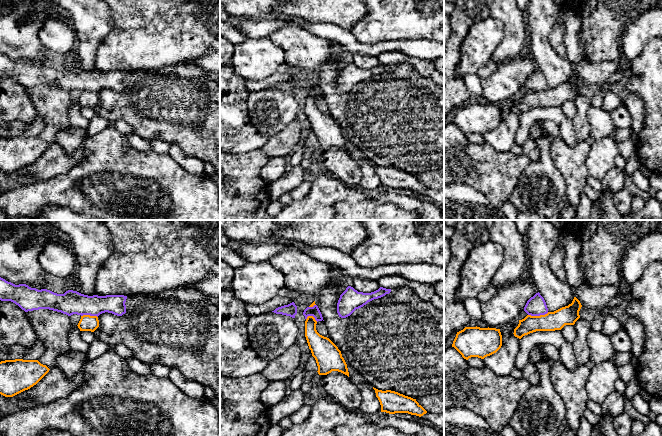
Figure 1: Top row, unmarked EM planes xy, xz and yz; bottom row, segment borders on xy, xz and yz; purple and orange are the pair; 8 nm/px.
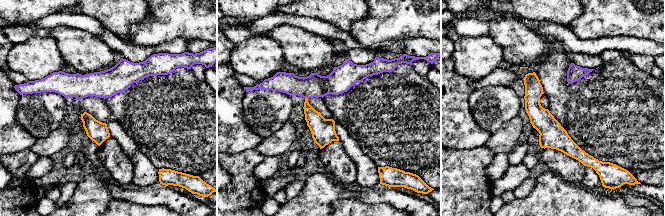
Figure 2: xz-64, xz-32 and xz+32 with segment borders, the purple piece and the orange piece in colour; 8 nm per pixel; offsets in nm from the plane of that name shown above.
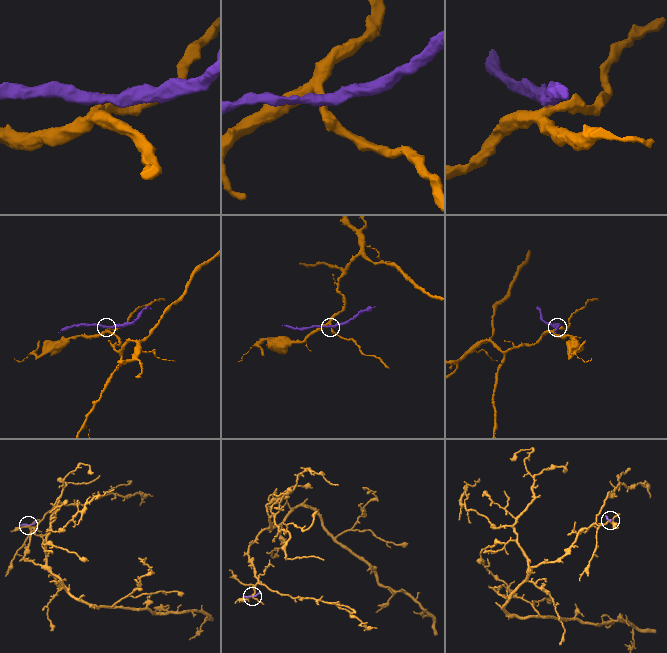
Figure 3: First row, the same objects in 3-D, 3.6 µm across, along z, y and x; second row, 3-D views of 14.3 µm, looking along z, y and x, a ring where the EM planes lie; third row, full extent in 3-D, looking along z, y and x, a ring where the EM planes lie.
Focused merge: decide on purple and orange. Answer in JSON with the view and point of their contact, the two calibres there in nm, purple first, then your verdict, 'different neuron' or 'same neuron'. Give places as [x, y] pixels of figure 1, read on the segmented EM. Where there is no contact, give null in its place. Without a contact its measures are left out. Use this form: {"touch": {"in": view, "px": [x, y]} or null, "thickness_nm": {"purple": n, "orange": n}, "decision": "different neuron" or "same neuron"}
{"touch": {"in": "yz", "px": [538, 315]}, "thickness_nm": {"purple": 160, "orange": 160}, "decision": "different neuron"}

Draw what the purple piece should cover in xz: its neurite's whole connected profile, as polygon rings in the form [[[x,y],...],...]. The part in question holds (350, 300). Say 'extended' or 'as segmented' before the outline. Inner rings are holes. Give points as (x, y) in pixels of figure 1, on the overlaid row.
as segmented; [[[348,286],[346,290],[340,295],[337,303],[337,313],[339,317],[346,318],[350,316],[356,309],[359,309],[368,302],[381,298],[390,292],[391,289],[380,287],[374,292],[363,293],[358,292],[351,286]]]

